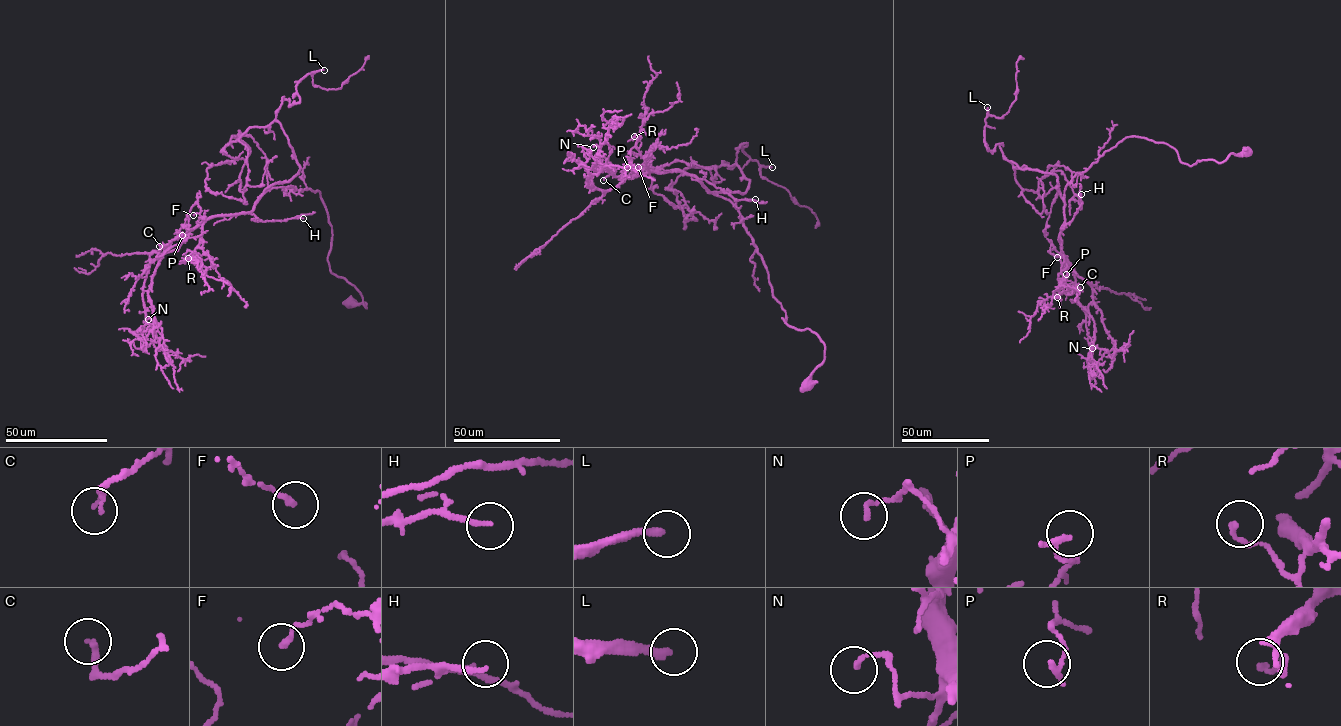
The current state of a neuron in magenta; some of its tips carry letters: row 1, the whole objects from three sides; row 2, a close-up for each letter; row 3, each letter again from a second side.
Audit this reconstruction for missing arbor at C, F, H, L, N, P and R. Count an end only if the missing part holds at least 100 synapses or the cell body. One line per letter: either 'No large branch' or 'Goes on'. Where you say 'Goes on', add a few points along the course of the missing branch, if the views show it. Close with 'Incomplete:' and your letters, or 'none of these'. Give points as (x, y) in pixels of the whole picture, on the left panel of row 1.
C: No large branch
F: No large branch
H: No large branch
L: Goes on
N: No large branch
P: No large branch
R: No large branch
Incomplete: L

